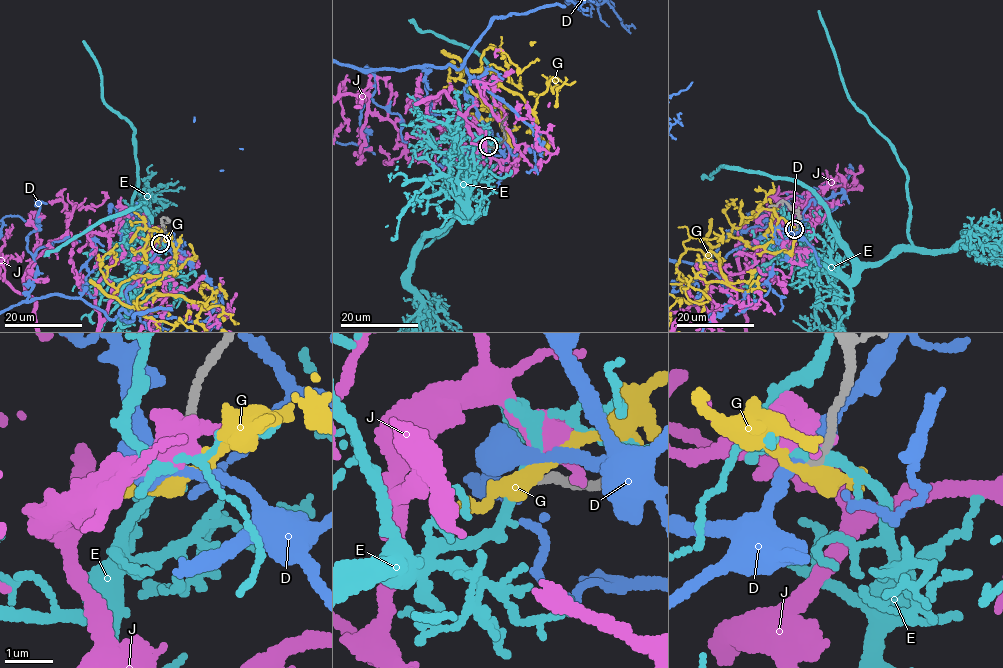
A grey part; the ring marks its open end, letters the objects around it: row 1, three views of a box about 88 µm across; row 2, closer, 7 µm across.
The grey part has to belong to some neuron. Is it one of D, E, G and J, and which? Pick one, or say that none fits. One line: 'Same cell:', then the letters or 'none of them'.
Same cell: none of them

